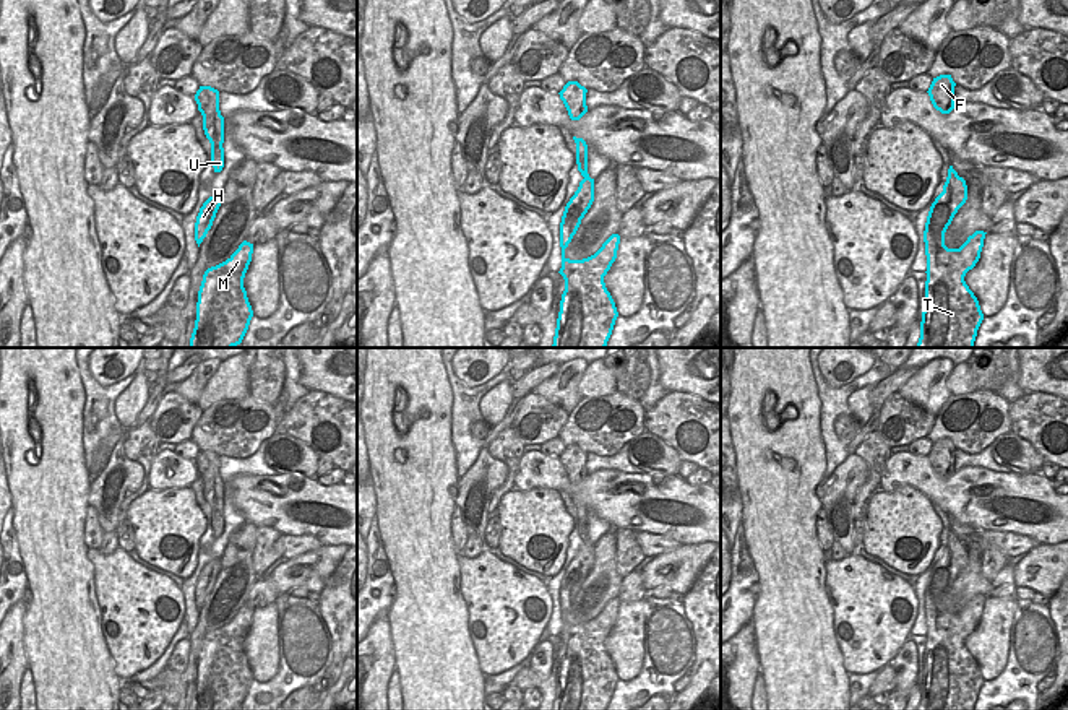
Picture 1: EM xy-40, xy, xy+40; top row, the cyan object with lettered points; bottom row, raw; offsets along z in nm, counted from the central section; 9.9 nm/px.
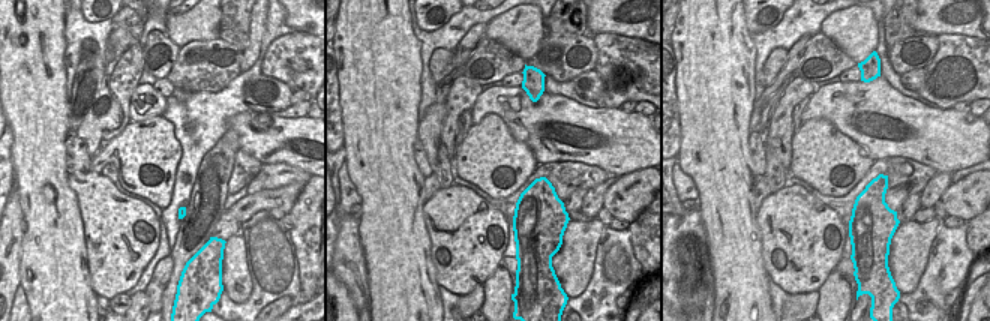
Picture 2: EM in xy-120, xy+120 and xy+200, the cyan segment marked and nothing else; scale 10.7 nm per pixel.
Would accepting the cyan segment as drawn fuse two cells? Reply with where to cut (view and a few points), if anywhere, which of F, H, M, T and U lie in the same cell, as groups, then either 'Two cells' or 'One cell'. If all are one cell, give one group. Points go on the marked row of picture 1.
No split. Groups: F H M T U. One cell

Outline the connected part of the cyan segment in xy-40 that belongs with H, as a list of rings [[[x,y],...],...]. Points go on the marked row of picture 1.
[[[213,195],[200,208],[200,213],[195,223],[195,240],[198,247],[206,237],[208,231],[211,229],[219,206],[221,206],[221,195]]]

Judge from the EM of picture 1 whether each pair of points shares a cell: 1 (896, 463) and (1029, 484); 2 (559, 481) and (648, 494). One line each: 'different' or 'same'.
1: same
2: same

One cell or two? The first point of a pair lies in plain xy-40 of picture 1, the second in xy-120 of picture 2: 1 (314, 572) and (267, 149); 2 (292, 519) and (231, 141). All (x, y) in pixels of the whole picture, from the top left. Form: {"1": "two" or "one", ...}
{"1": "two", "2": "two"}

